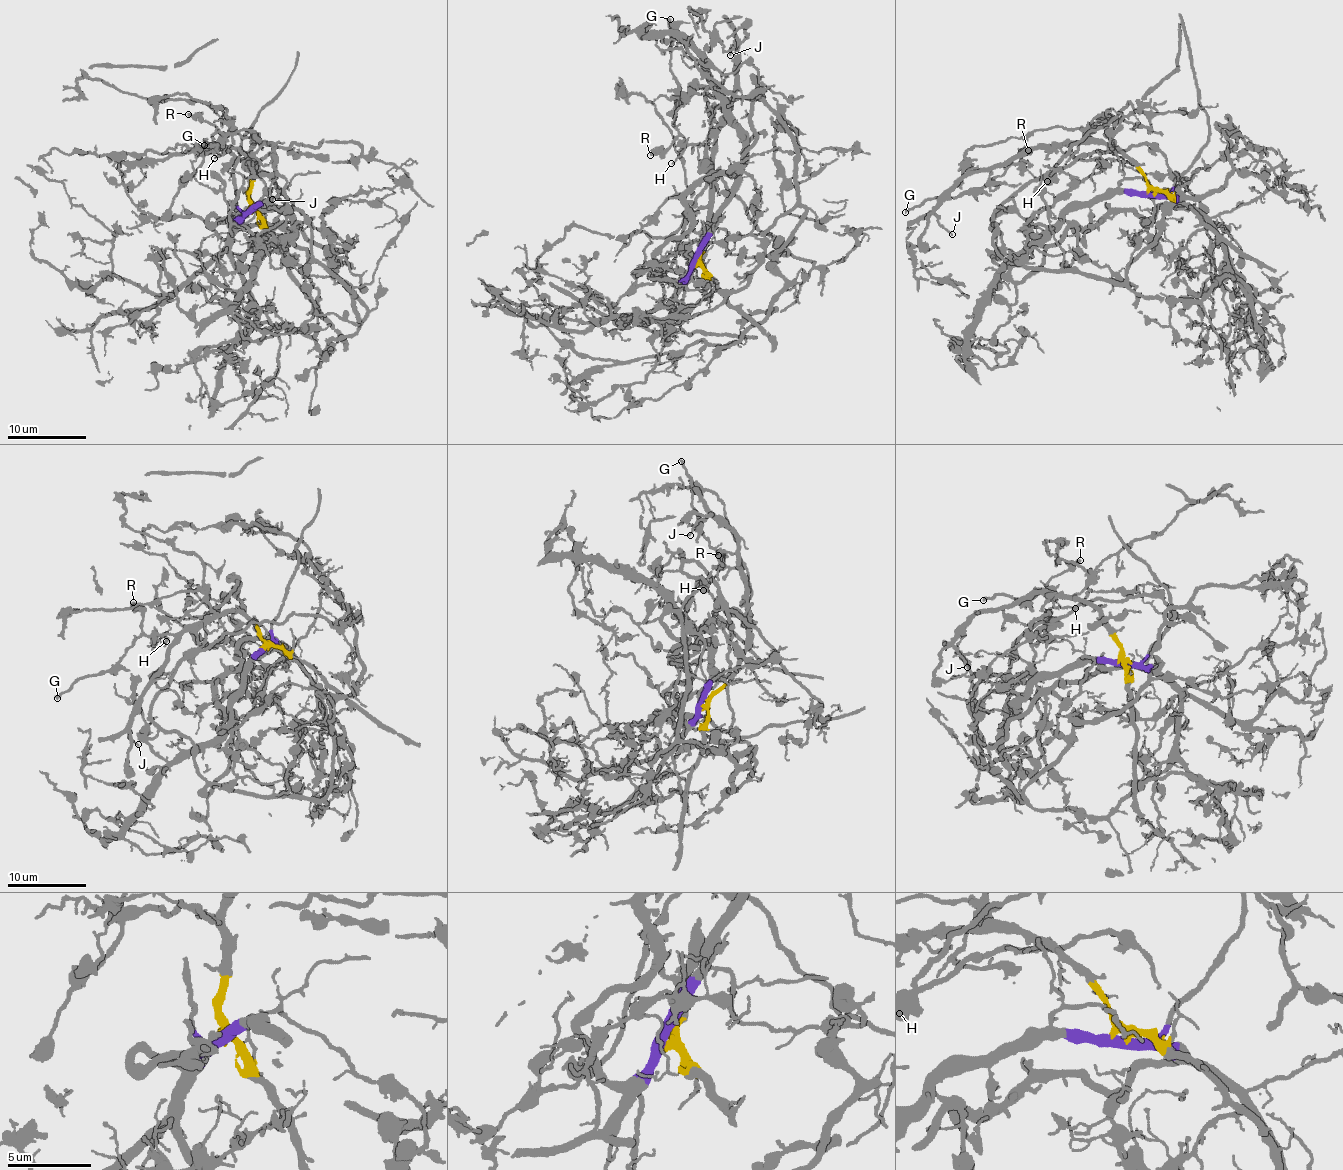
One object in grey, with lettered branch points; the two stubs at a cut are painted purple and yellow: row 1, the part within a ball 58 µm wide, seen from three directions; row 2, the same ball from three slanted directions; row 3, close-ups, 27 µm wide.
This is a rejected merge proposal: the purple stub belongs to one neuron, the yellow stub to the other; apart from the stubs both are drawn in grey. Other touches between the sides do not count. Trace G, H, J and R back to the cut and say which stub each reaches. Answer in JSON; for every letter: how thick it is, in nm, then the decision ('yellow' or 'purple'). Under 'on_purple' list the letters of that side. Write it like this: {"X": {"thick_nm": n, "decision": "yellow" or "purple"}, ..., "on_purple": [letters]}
{"G": {"thick_nm": 280, "decision": "yellow"}, "H": {"thick_nm": 160, "decision": "yellow"}, "J": {"thick_nm": 160, "decision": "yellow"}, "R": {"thick_nm": 380, "decision": "yellow"}, "on_purple": []}

